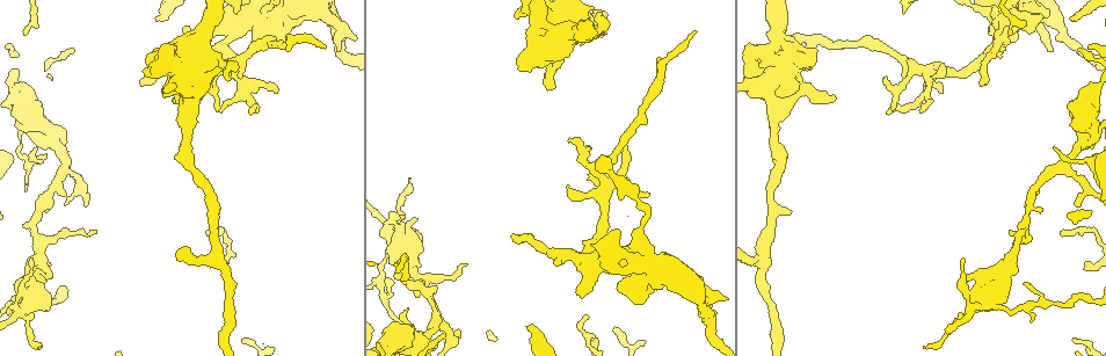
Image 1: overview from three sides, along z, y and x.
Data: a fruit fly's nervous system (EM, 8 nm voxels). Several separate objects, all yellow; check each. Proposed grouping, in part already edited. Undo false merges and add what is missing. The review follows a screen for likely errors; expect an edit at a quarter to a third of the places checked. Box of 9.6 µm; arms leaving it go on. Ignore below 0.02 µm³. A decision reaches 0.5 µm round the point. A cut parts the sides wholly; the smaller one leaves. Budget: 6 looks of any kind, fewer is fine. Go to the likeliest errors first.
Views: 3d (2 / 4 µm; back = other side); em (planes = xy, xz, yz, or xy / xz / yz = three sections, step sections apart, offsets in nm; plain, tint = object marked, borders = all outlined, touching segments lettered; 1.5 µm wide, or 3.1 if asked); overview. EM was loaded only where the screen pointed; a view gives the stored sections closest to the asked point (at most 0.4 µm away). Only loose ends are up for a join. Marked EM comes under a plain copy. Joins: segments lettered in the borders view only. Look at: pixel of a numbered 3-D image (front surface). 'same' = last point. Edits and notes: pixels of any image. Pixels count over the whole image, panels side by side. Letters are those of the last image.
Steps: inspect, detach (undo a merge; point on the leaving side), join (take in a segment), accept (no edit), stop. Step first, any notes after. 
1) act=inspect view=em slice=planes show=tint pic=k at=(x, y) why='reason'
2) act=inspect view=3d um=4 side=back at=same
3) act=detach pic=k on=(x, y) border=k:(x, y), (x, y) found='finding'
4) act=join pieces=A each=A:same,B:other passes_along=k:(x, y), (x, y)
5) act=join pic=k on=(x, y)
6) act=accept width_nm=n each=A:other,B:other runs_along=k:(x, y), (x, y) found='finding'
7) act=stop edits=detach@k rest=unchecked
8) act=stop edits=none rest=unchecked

act=inspect view=3d um=4 pic=1 at=(251, 115) why='branch stops here'

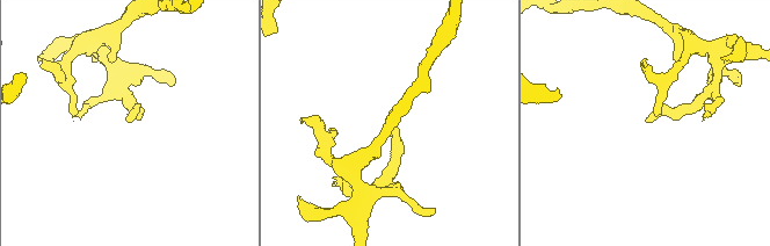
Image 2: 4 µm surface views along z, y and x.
act=inspect view=em slice=planes show=borders pic=2 at=(648, 120) why='shape alone is not enough'

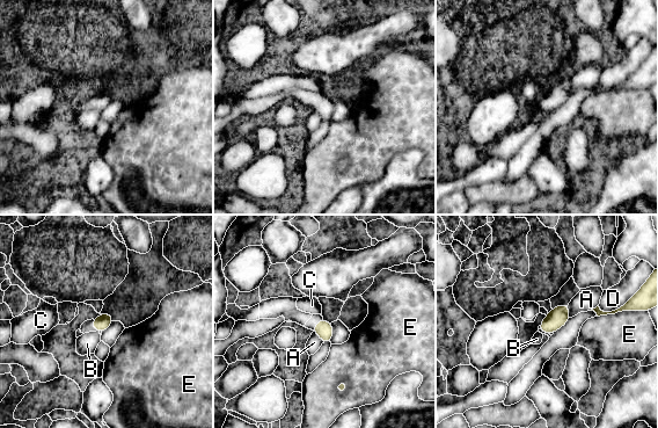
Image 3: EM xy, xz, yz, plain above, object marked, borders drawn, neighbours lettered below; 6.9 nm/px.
act=accept longest_contact=D:190nm each=A:other,B:other,C:other,D:other,E:other border=3:(95, 331), (99, 333) found='none of them fits'

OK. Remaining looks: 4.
act=inspect view=3d um=2 pic=1 at=(792, 211) why='an open end'

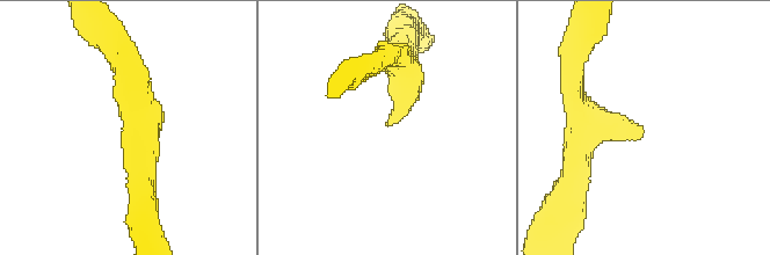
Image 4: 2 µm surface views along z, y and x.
act=inspect view=em slice=planes show=tint pic=4 at=(390, 125)

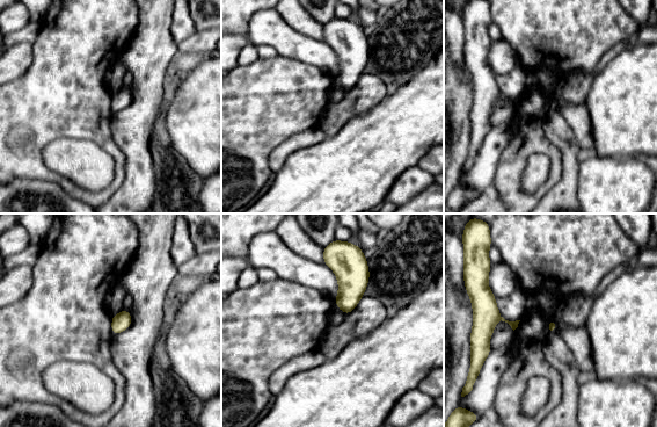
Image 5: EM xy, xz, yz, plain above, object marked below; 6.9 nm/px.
act=inspect view=em slice=planes show=borders at=same

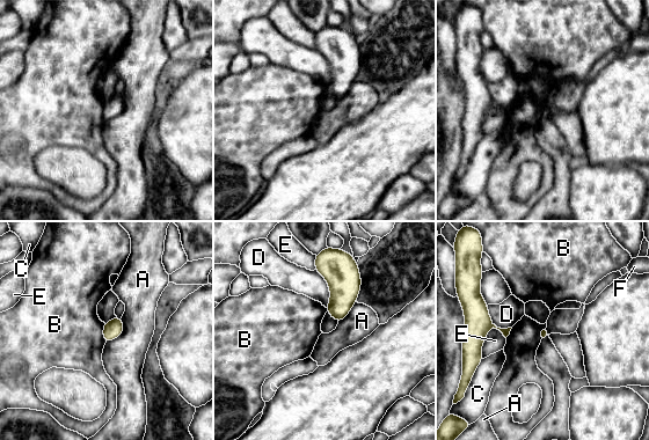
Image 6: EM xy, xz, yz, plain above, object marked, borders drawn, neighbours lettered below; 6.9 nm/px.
act=accept each=A:other,B:other,C:other,D:other,E:other,F:other border=6:(122, 317), (123, 331), (106, 343) found='no lettered segment goes on from it'

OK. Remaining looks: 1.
act=stop edits=none rest=unchecked

